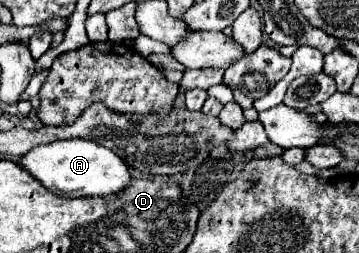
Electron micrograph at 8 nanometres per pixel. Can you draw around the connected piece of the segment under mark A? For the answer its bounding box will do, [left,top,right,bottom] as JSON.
[20,139,130,197]

